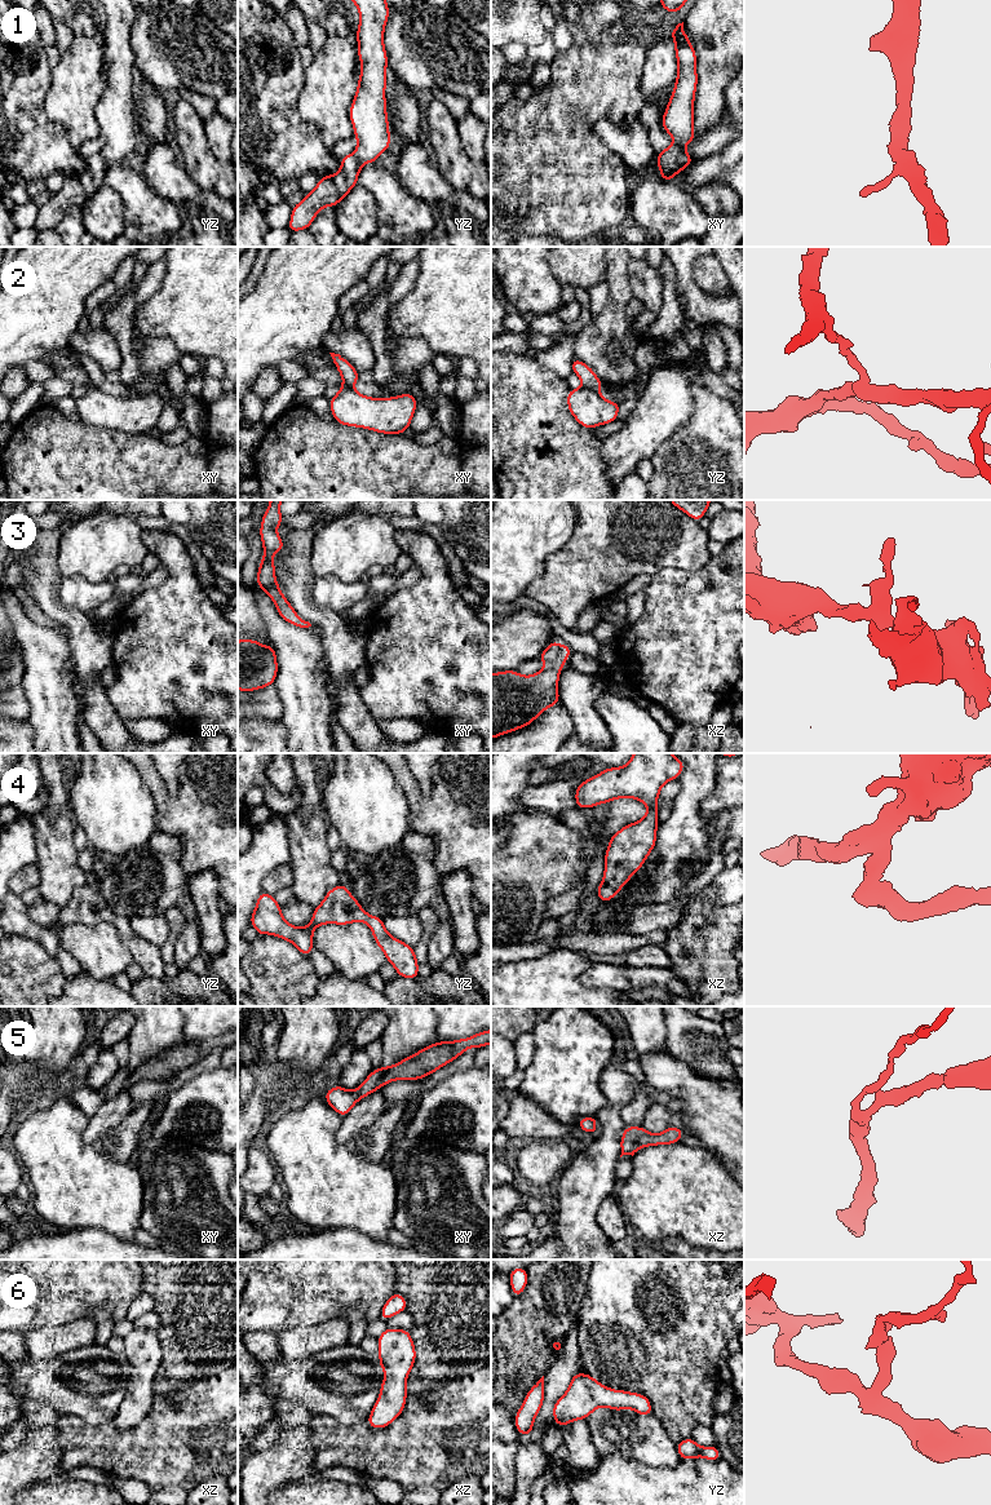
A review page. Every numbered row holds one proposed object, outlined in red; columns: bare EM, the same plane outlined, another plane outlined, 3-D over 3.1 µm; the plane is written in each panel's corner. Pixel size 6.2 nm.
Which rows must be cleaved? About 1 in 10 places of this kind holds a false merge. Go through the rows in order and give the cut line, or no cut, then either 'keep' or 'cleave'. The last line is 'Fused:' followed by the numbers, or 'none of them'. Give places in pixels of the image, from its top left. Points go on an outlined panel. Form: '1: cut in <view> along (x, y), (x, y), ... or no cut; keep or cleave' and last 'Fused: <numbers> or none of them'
1: no cut; keep
2: cut in yz along (583, 386), (597, 392); cleave
3: no cut; keep
4: no cut; keep
5: no cut; keep
6: no cut; keep
Fused: 2

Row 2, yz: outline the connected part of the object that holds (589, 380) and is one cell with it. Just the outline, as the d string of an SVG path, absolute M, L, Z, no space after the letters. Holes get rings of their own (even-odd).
M575 357L570 371L580 377L583 388L598 391L603 386L603 382L597 377L594 371Z

